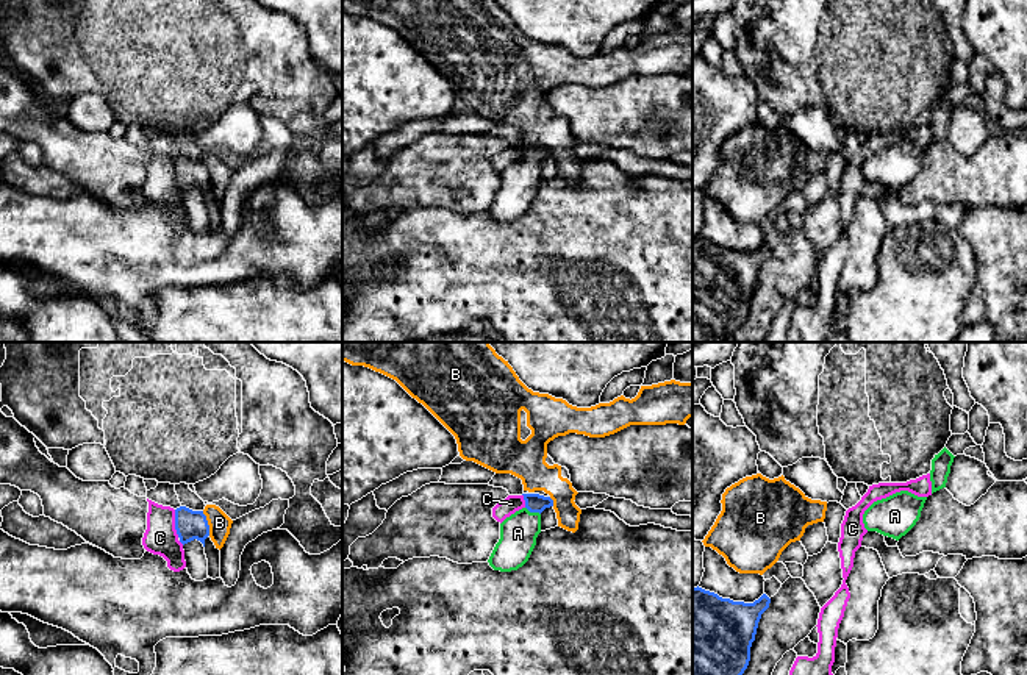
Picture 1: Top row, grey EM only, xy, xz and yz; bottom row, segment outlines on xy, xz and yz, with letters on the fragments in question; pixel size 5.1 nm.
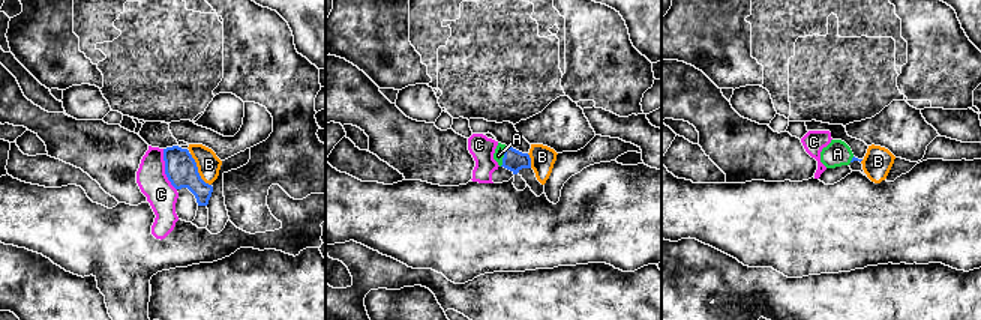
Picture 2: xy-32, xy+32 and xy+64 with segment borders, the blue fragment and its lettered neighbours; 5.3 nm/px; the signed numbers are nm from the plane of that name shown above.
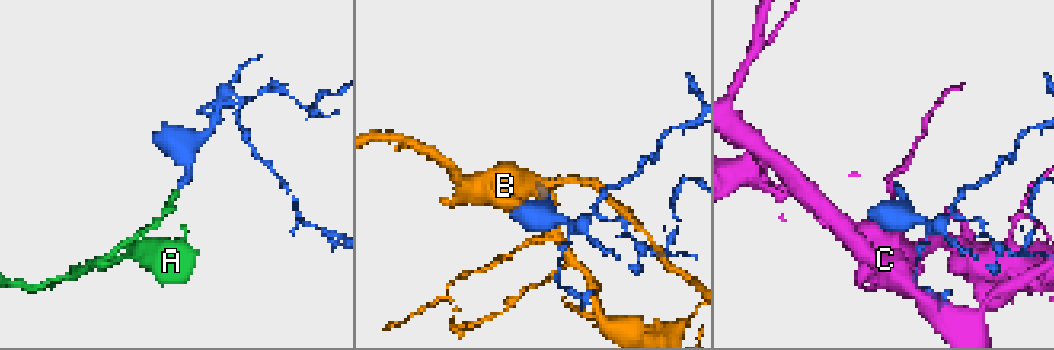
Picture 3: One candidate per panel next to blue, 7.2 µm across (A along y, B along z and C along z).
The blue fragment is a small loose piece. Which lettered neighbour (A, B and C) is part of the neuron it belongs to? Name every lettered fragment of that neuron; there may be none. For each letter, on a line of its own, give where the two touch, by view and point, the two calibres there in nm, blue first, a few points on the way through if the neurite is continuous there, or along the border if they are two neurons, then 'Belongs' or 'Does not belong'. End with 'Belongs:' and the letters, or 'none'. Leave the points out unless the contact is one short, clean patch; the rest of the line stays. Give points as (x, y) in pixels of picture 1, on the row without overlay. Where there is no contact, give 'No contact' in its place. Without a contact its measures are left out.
A: Touches blue at xz (533, 161). Thickness 100 nm (blue) against 190 nm. Path across: xz (533, 152), (533, 161), (518, 183). Belongs
B: Touches blue at xy (207, 174). Thickness 150 nm (blue) against 110 nm. Does not belong
C: Touches blue at xy (175, 174). Thickness 150 nm (blue) against 170 nm. Does not belong
Belongs: A

